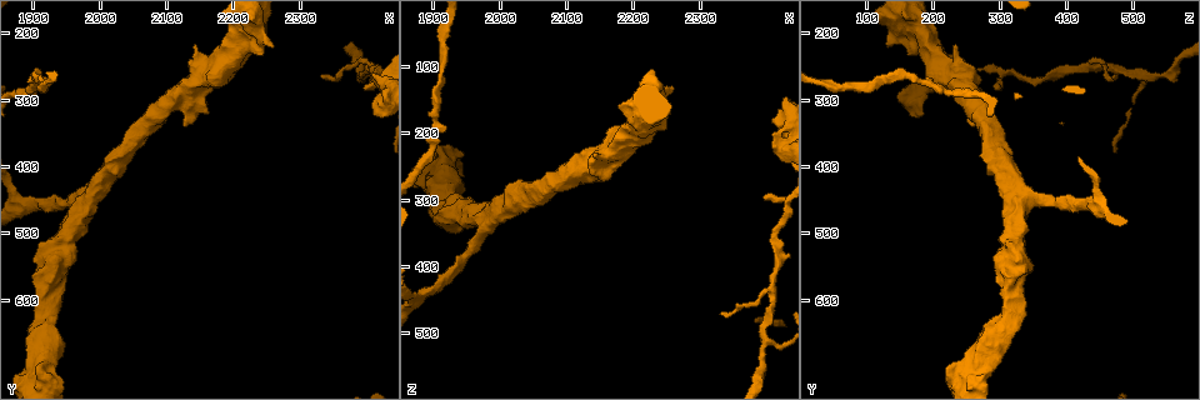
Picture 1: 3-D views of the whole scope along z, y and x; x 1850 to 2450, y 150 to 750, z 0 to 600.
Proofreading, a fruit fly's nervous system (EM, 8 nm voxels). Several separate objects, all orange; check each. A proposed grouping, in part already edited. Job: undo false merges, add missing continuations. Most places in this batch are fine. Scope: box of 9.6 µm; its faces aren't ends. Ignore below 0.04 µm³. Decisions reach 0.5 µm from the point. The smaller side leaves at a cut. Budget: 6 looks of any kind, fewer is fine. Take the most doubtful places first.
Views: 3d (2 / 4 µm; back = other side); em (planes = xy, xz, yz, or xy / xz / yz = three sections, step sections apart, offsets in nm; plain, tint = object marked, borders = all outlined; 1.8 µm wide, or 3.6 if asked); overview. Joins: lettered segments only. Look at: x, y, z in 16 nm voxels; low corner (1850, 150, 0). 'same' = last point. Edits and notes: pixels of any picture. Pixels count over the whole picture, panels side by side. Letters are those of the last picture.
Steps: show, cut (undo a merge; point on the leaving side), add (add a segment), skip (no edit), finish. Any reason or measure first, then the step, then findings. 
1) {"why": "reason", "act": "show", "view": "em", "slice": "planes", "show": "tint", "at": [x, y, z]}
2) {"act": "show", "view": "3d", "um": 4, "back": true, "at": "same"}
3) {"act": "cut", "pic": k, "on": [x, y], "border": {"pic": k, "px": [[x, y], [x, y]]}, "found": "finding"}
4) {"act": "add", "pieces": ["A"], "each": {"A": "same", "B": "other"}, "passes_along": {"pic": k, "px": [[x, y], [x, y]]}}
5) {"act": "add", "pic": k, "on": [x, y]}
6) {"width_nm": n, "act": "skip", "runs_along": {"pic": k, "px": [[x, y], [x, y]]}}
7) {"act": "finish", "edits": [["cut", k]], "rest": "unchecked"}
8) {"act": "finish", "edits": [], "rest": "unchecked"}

{"why": "an open end", "act": "show", "view": "em", "slice": "xy", "step": 8, "show": "tint", "at": [2410, 315, 190]}

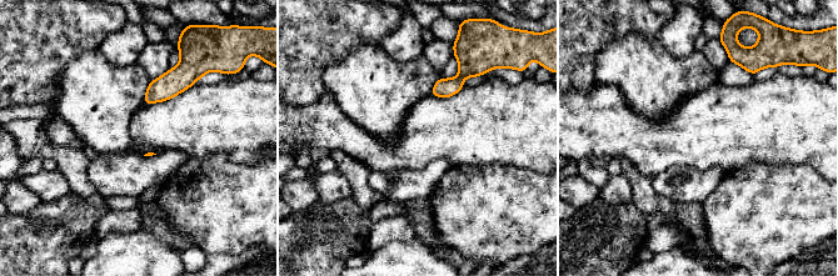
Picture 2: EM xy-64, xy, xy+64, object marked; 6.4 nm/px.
{"act": "show", "view": "em", "slice": "planes", "show": "borders", "at": "same"}

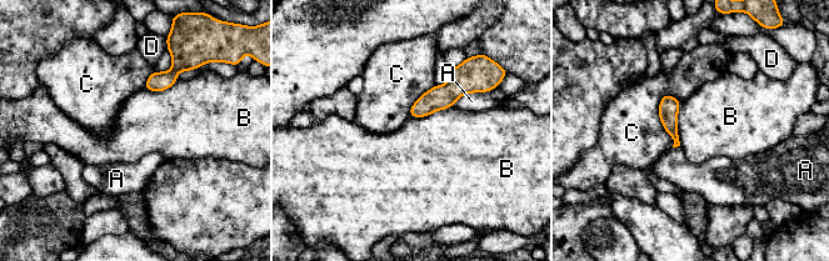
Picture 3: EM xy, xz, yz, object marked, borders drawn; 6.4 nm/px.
{"act": "skip", "each": {"A": "other", "B": "other", "C": "other", "D": "other"}, "runs_along": {"pic": 3, "px": [[473, 89], [454, 88], [413, 114]]}, "found": "no lettered segment goes on from it"}

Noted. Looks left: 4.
{"why": "three-way junction", "act": "show", "view": "3d", "um": 2, "back": true, "at": [2395, 265, 515]}

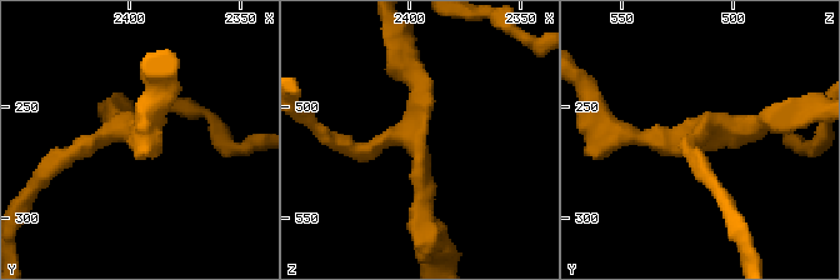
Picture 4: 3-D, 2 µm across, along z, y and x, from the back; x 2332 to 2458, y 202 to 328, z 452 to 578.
{"act": "show", "view": "em", "slice": "planes", "show": "tint", "at": [2398, 263, 514]}

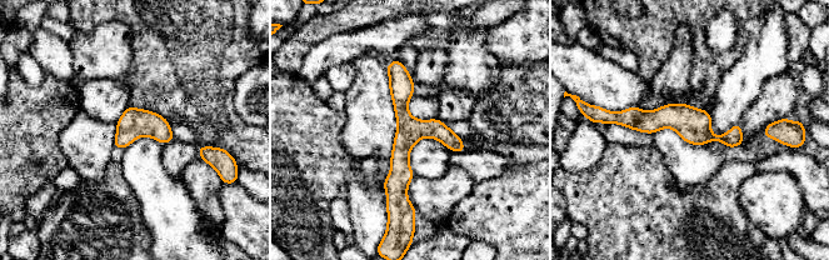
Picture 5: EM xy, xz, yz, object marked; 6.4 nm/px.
{"why": "see the neighbours", "act": "show", "view": "em", "slice": "planes", "show": "borders", "at": "same"}

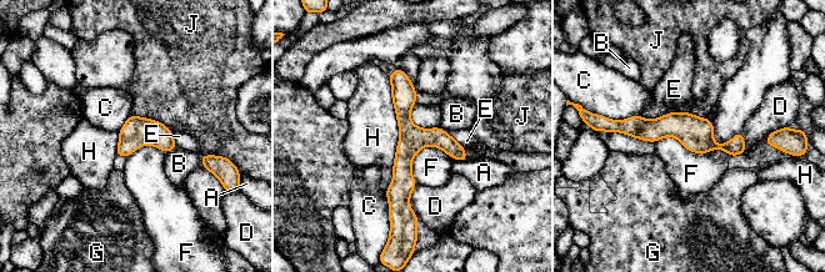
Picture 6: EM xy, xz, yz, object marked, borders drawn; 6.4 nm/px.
{"act": "skip", "each": {"A": "other", "B": "other", "C": "other", "D": "other", "E": "other", "F": "other", "G": "other", "H": "other", "J": "other"}, "border": {"pic": 6, "px": [[656, 141], [731, 156]]}, "found": "all the same neuron"}

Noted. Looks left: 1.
{"act": "finish", "edits": [], "rest": "unchecked"}

